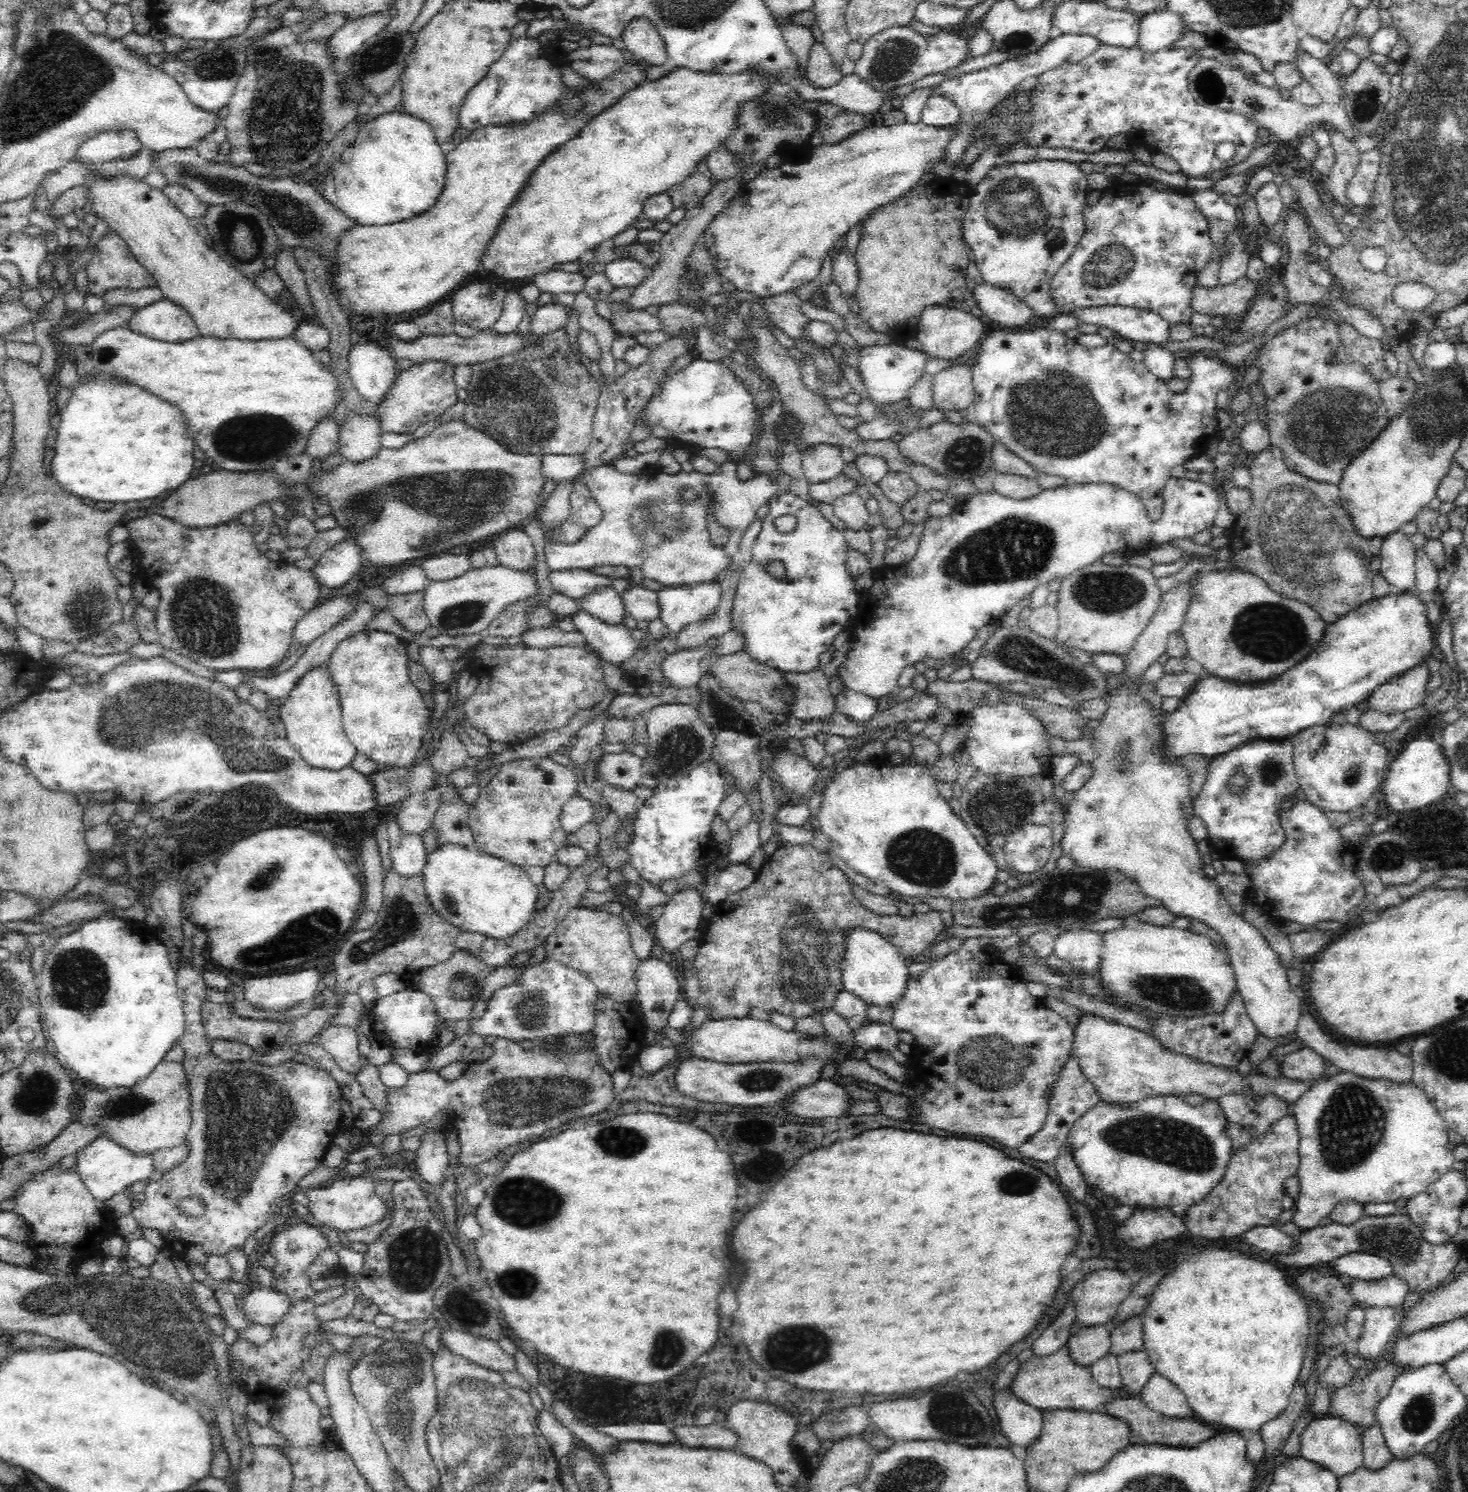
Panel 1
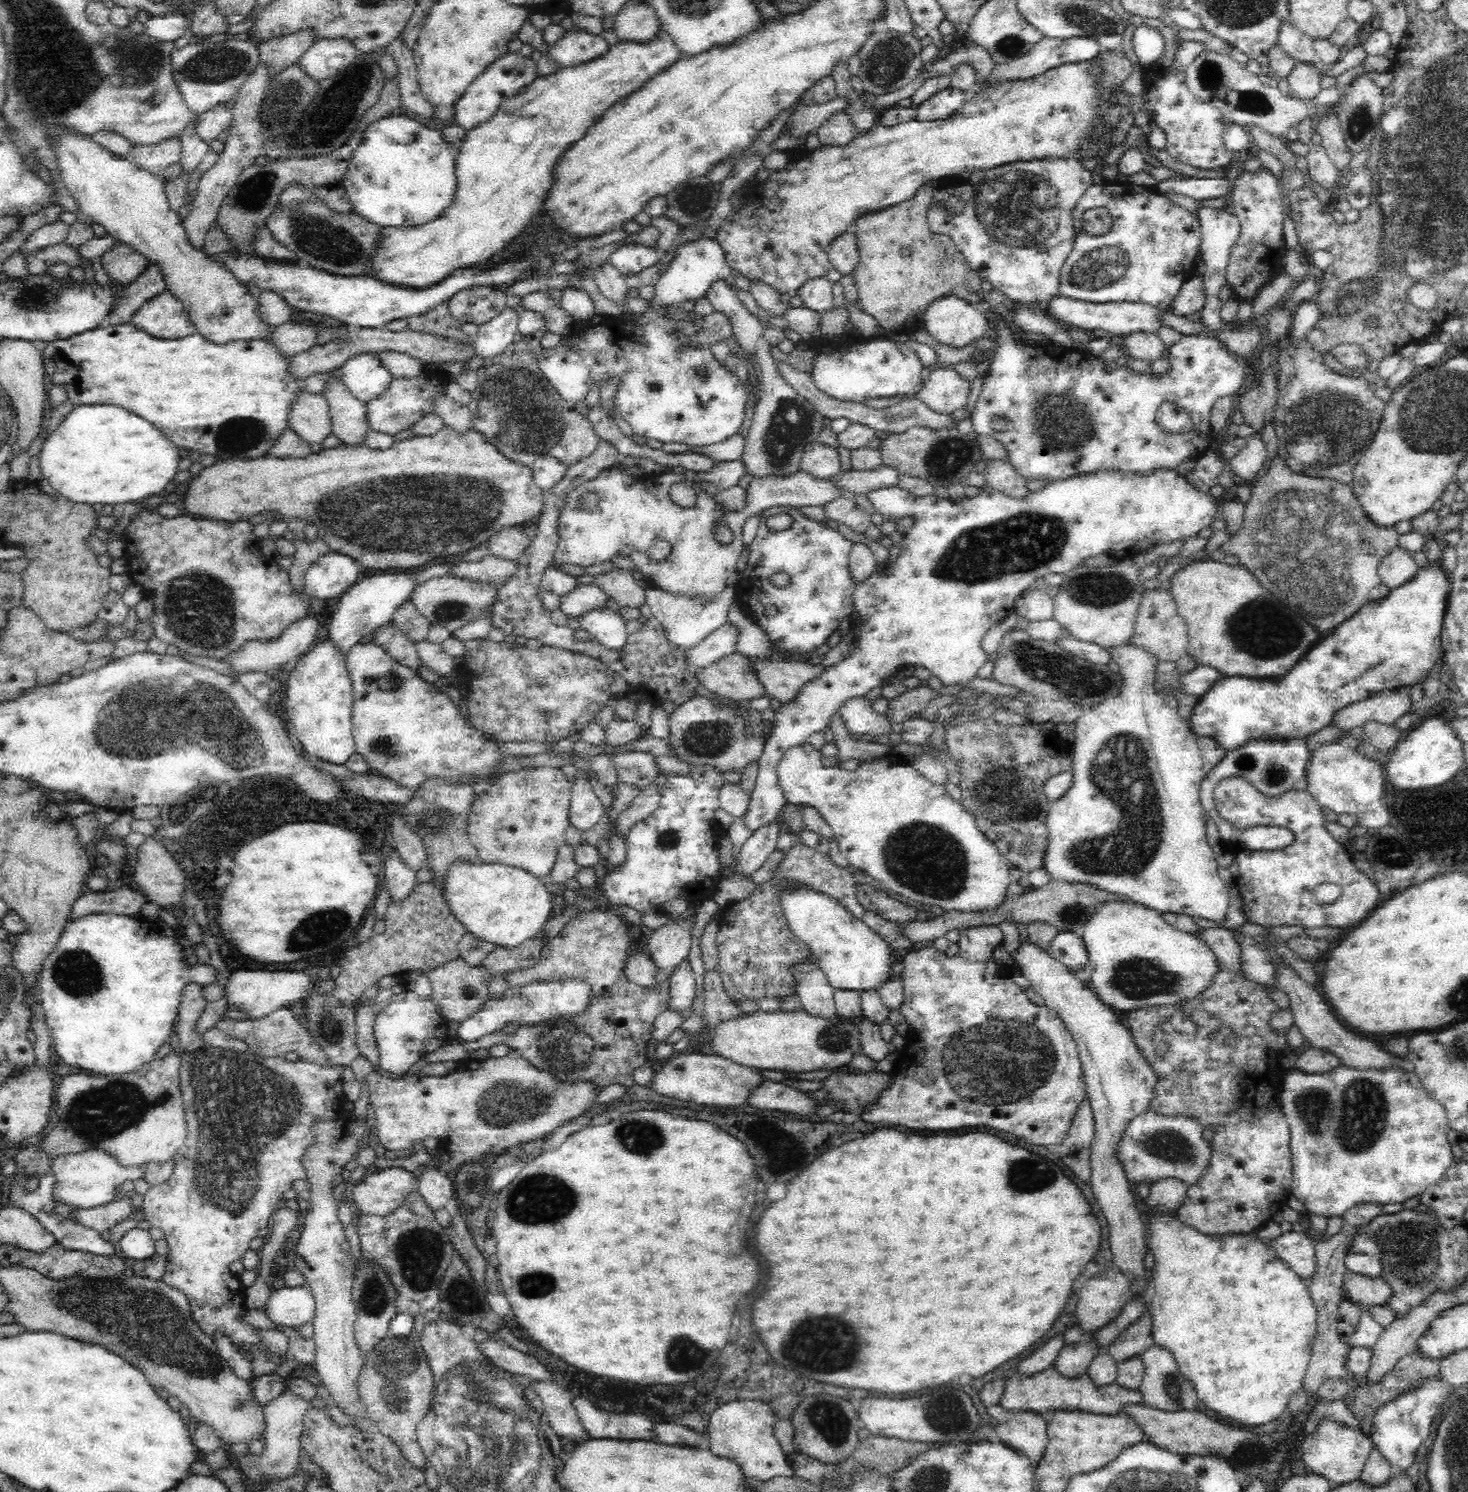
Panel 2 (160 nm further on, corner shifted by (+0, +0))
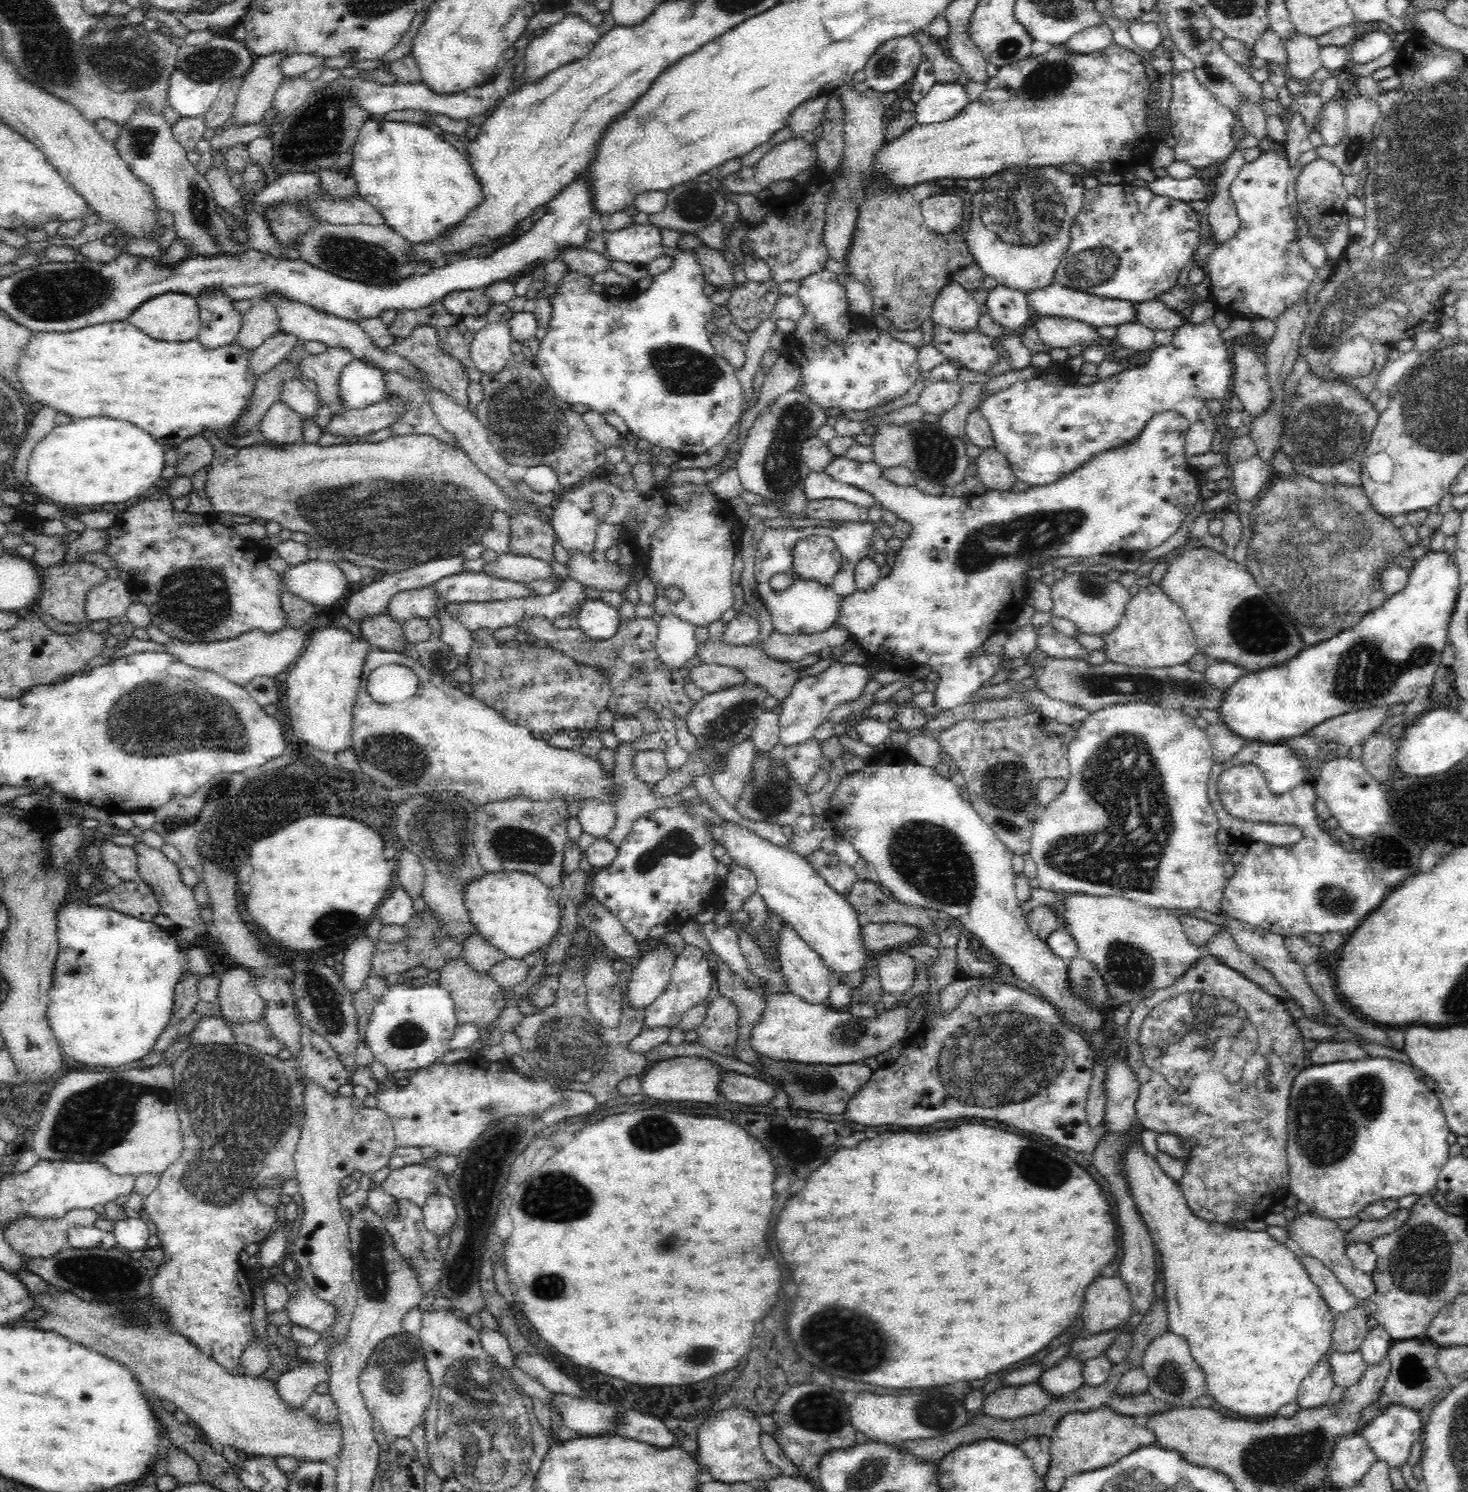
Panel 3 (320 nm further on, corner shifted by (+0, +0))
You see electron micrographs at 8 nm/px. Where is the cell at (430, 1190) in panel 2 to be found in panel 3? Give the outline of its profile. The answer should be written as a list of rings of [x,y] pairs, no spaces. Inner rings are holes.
[[[430,1195],[422,1208],[424,1226],[437,1237],[449,1236],[457,1220],[453,1200],[444,1195]]]

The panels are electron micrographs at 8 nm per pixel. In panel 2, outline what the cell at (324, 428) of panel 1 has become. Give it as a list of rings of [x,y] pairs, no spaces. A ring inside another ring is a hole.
[[[305,388],[300,390],[291,407],[287,424],[308,444],[321,443],[331,433],[326,397],[322,393],[310,393]]]

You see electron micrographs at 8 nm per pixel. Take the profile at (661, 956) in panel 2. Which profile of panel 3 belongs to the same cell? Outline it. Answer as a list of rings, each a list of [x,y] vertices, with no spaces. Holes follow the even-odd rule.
[[[658,948],[642,956],[627,980],[627,997],[630,1006],[645,1009],[653,1004],[670,982],[675,956]]]

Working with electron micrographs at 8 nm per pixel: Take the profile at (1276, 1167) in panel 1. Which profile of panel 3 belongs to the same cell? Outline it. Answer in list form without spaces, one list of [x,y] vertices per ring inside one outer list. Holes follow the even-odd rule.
[[[1207,951],[1202,952],[1200,958],[1198,958],[1195,963],[1191,965],[1189,970],[1181,975],[1172,986],[1158,988],[1148,999],[1142,1000],[1140,1002],[1135,1003],[1134,1010],[1129,1018],[1127,1024],[1127,1036],[1126,1036],[1126,1048],[1125,1048],[1125,1059],[1128,1060],[1128,1067],[1131,1068],[1132,1072],[1136,1074],[1136,1079],[1139,1081],[1139,1091],[1138,1098],[1136,1098],[1135,1102],[1135,1115],[1141,1122],[1142,1126],[1148,1130],[1154,1130],[1154,1132],[1158,1133],[1175,1133],[1176,1136],[1183,1137],[1186,1140],[1195,1141],[1195,1145],[1190,1148],[1191,1155],[1188,1156],[1185,1163],[1185,1169],[1182,1174],[1182,1178],[1179,1180],[1179,1187],[1187,1200],[1188,1206],[1192,1208],[1192,1213],[1197,1218],[1201,1220],[1206,1220],[1210,1223],[1222,1223],[1224,1222],[1242,1222],[1242,1220],[1260,1220],[1262,1216],[1264,1216],[1264,1212],[1268,1212],[1268,1208],[1273,1206],[1274,1204],[1278,1204],[1278,1202],[1282,1201],[1282,1198],[1287,1198],[1289,1201],[1291,1200],[1290,1192],[1288,1188],[1288,1176],[1289,1176],[1289,1168],[1287,1163],[1287,1118],[1289,1117],[1289,1096],[1292,1090],[1293,1081],[1296,1080],[1296,1076],[1300,1074],[1300,1072],[1304,1072],[1306,1067],[1306,1050],[1304,1049],[1304,1044],[1308,1040],[1304,1038],[1300,1031],[1298,1030],[1296,1020],[1290,1014],[1289,1010],[1286,1008],[1285,1003],[1280,999],[1271,996],[1270,993],[1264,992],[1264,989],[1255,982],[1248,980],[1248,977],[1244,977],[1242,973],[1229,968],[1224,963],[1220,963],[1214,955],[1208,954]]]

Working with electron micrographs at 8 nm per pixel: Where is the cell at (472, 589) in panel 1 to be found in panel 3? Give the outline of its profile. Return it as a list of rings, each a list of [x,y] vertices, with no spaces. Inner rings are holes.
[[[425,587],[397,593],[386,606],[386,614],[403,624],[408,619],[435,616],[434,612],[444,607],[443,598],[433,588]]]

